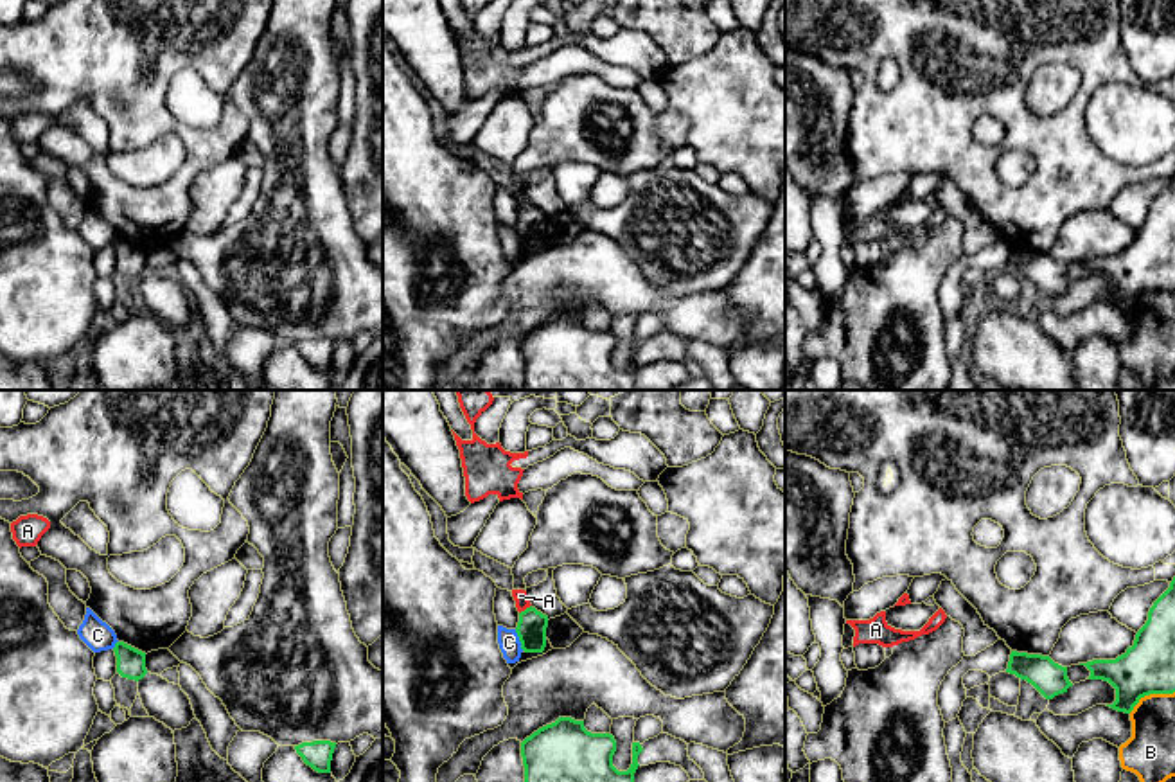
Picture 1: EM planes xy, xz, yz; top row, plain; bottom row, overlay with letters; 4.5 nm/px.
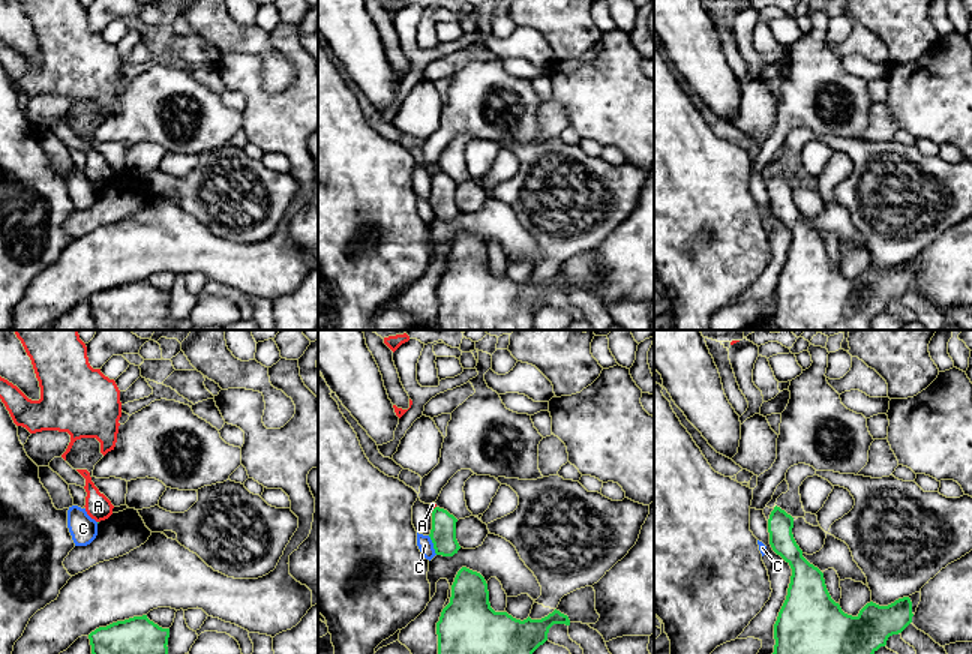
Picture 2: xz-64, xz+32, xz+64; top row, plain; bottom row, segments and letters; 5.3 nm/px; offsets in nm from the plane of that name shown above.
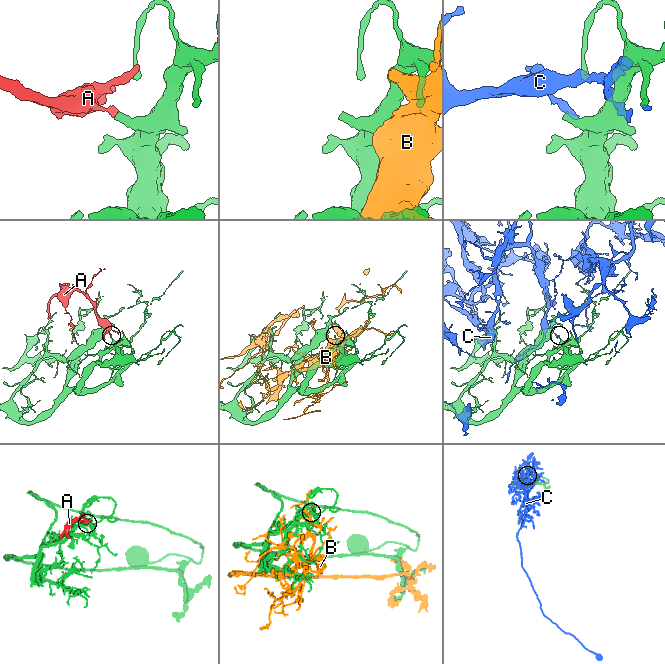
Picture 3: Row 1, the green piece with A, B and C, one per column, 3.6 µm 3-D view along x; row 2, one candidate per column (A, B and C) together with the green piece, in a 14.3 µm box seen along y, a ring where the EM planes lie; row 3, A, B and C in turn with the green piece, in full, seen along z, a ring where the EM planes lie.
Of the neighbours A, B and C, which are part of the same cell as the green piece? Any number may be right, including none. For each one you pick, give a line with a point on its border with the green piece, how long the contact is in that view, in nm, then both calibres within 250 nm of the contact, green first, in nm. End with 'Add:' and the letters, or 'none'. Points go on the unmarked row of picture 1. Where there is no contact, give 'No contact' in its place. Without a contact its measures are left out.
Add: none

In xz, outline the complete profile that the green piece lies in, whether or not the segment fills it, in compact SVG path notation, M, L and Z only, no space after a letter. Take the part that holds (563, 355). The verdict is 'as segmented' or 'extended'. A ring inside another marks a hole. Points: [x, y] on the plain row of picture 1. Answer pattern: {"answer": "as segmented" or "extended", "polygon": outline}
{"answer": "as segmented", "polygon": "M559 315L521 340L525 390L638 390L634 370L640 340L632 340L627 369L613 363L616 338L611 331L591 331L584 318Z"}

